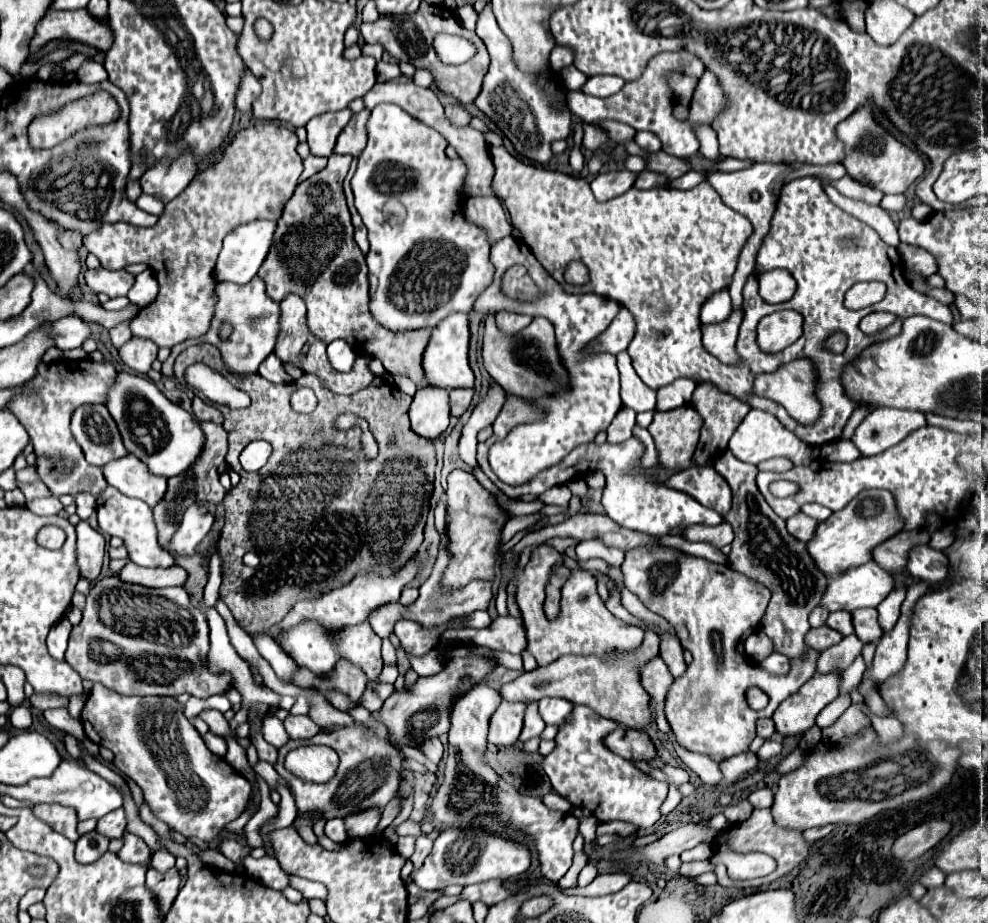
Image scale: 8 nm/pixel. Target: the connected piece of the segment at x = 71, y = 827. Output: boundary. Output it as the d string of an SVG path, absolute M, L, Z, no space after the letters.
M54 803L54 805L36 805L34 813L36 813L36 817L46 821L54 831L62 833L70 841L76 841L80 837L78 829L76 829L78 827L78 817L72 809Z

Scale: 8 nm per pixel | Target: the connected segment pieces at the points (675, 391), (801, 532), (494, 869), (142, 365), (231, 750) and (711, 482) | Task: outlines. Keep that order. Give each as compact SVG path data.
M678 379L670 383L668 385L668 411L680 405L688 405L694 389L696 389L696 383L692 379Z
M798 512L786 521L786 528L788 533L800 541L808 541L812 535L814 535L814 529L816 529L816 521L810 519L807 515Z
M446 829L434 841L434 849L426 857L422 867L412 873L412 879L424 891L440 891L448 885L466 887L466 885L484 883L490 879L508 881L508 879L524 873L528 867L530 867L530 851L528 851L528 847L524 847L520 843L498 839L480 829L472 829L472 831Z
M132 337L118 353L126 367L130 367L132 371L136 371L140 375L146 375L150 371L152 363L156 361L158 347L156 347L156 343L152 343L148 339Z
M228 735L228 737L224 737L226 739L226 743L228 743L228 753L226 753L226 759L228 759L228 763L236 769L236 771L240 771L240 773L248 773L248 775L252 775L252 777L256 777L254 775L254 771L252 771L252 767L248 765L248 759L246 759L246 751L240 747L240 743L236 741L236 737L232 737L232 735Z
M688 467L676 475L672 475L666 481L668 487L680 489L696 501L700 501L704 507L720 513L722 517L732 507L732 493L724 477L720 477L714 467Z

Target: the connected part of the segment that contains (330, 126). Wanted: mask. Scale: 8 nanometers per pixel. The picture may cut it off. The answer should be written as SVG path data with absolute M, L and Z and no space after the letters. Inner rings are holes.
M342 109L336 113L324 113L324 115L310 119L306 125L310 153L320 155L320 157L330 157L336 137L346 127L346 123L350 121L352 115L354 113L350 109Z

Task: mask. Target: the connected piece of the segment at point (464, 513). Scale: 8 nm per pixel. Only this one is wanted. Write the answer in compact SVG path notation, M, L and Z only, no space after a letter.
M454 469L448 475L448 551L450 565L444 571L442 585L456 589L466 585L472 579L494 579L494 565L500 543L500 529L504 525L504 517L500 513L500 505L496 499L476 481L476 477L464 469Z

